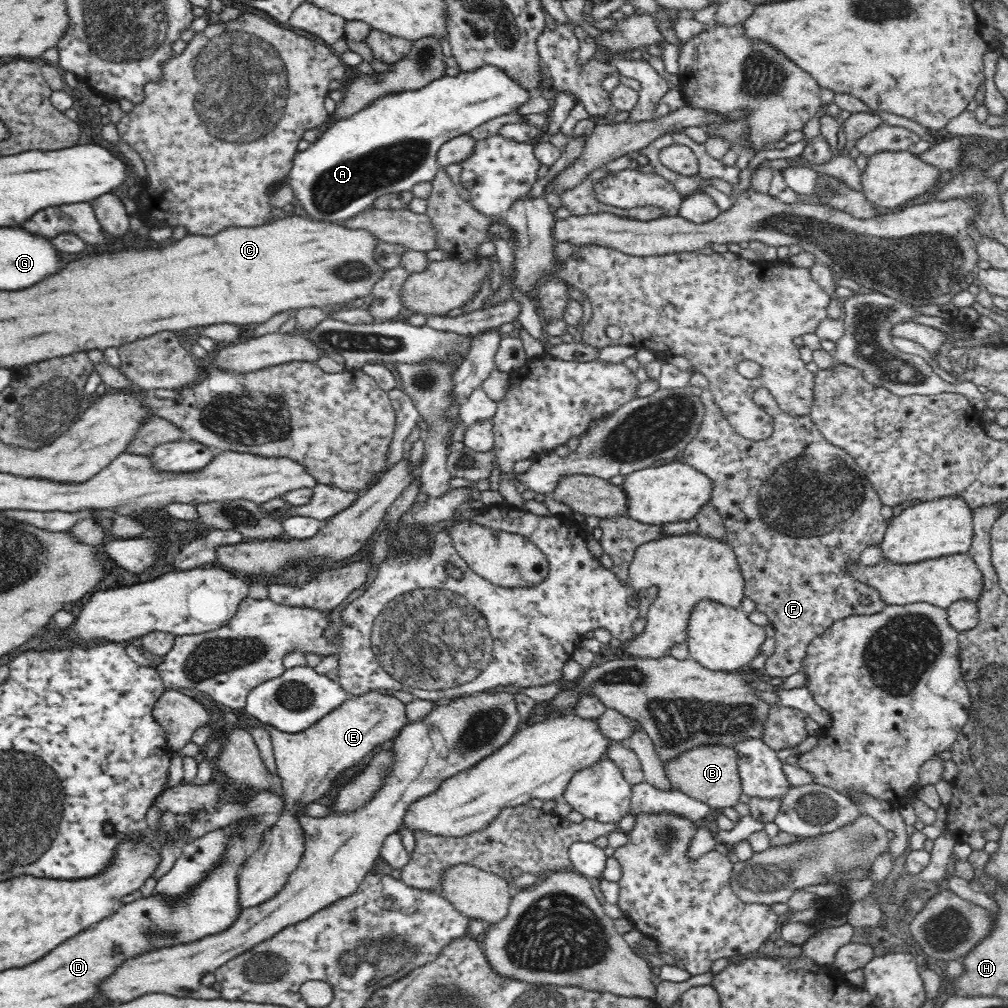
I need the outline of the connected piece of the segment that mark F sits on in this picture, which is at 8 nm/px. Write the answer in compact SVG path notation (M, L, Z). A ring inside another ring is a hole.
M760 388L752 395L754 403L758 407L764 409L768 415L774 420L773 433L762 441L748 440L743 436L740 436L733 426L728 422L728 419L723 415L721 408L716 404L714 397L710 390L704 389L700 393L699 397L705 406L705 415L703 416L702 424L699 426L698 434L684 447L679 459L684 463L693 466L696 470L703 472L712 479L715 489L711 502L713 507L721 514L723 521L726 525L726 530L729 536L729 544L735 552L737 561L739 562L744 583L744 595L750 600L753 600L758 605L757 611L762 612L768 617L769 623L775 628L775 642L776 652L766 660L765 663L765 676L778 678L786 678L793 674L800 673L803 668L804 660L807 656L808 646L811 646L811 642L819 637L822 633L826 632L834 622L844 620L850 616L856 615L872 615L881 612L888 606L882 598L878 590L860 582L856 581L856 577L851 575L851 566L860 565L860 552L866 548L866 546L879 545L882 542L882 538L886 532L888 524L886 519L880 512L884 505L880 495L874 490L873 485L868 480L866 473L860 468L860 465L856 462L856 459L848 454L844 449L839 446L830 444L816 428L816 424L811 419L810 415L791 415L787 411L780 410L779 403L772 398L772 394L768 393L767 389ZM860 596L872 597L871 606L861 606Z

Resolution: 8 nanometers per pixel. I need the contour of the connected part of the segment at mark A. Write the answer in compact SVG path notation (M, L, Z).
M495 66L482 67L474 72L462 71L457 76L446 75L420 90L389 94L374 102L374 106L358 112L354 118L332 124L306 152L298 152L285 183L294 190L293 202L306 210L304 216L332 223L347 221L371 208L376 196L403 193L421 183L432 182L440 170L438 152L446 142L468 135L489 120L512 113L530 100L531 95L538 93L528 93Z

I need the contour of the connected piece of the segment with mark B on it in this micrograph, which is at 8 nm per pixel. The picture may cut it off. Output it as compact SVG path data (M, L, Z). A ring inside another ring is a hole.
M702 745L683 752L665 766L665 774L673 787L712 809L733 807L746 797L739 775L739 752L732 747Z

